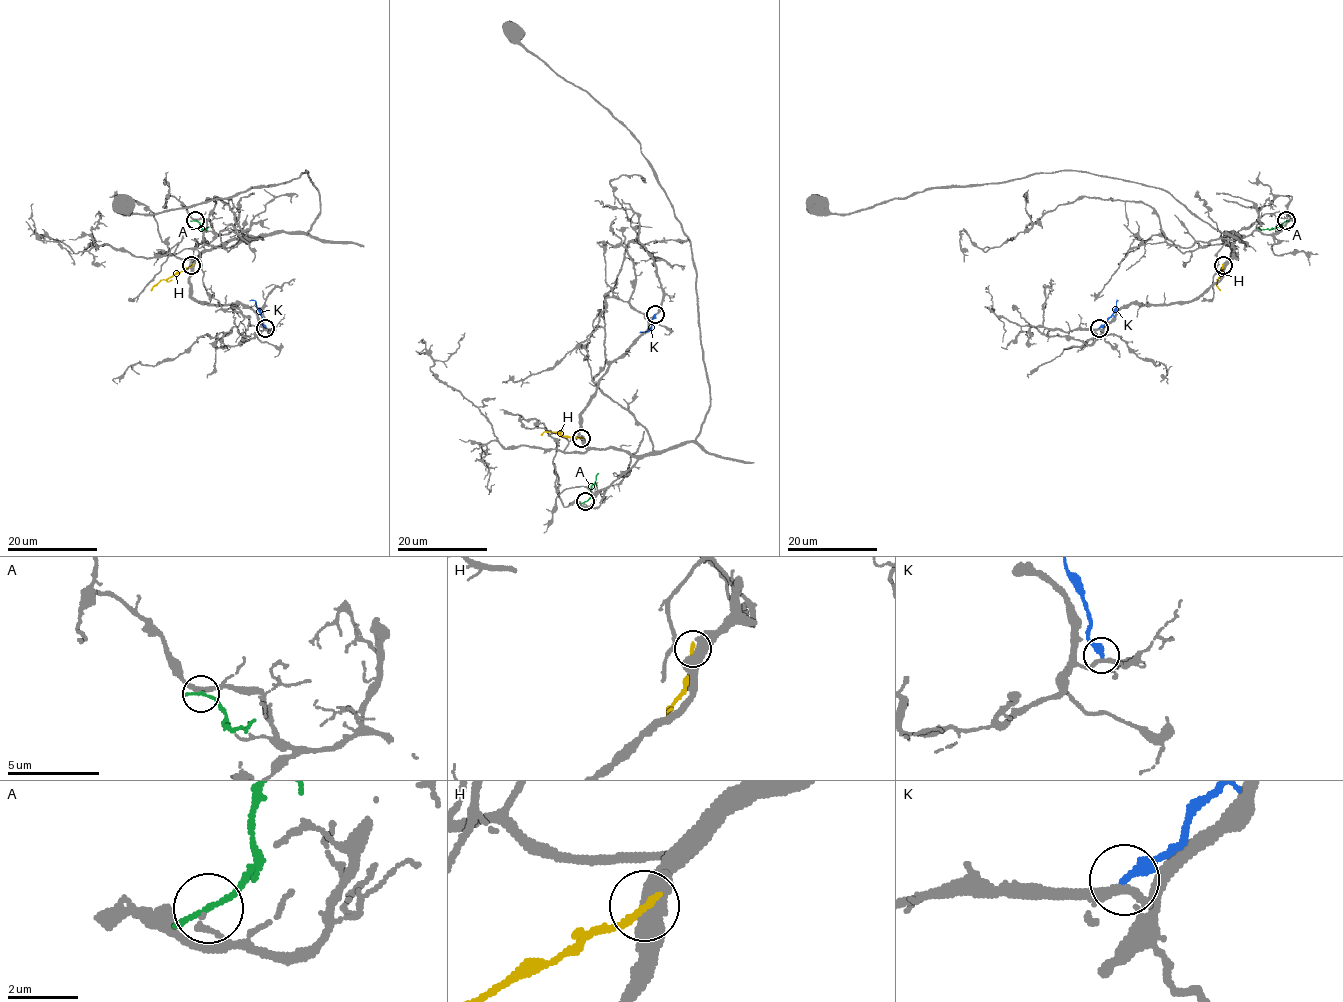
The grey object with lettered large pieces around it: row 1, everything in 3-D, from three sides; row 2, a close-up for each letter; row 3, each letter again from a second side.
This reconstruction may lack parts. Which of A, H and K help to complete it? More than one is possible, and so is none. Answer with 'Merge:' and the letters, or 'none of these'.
Merge: none of these

